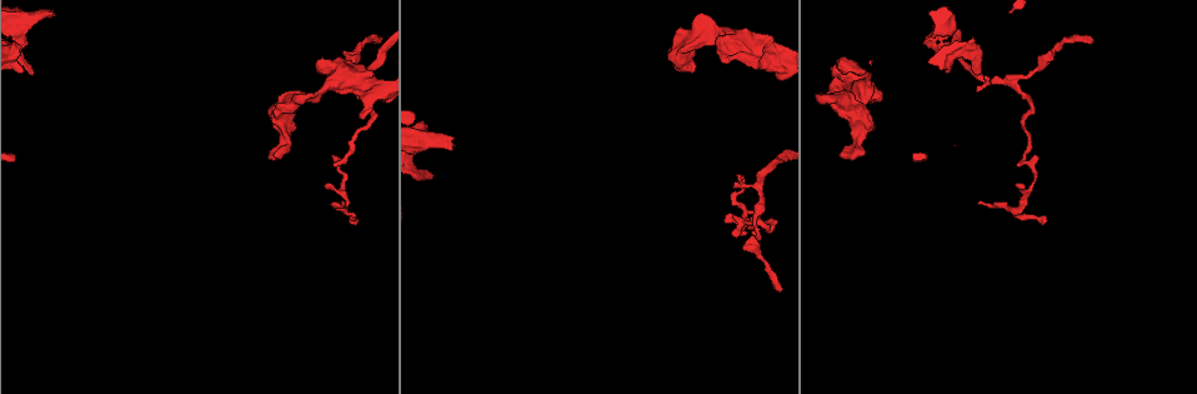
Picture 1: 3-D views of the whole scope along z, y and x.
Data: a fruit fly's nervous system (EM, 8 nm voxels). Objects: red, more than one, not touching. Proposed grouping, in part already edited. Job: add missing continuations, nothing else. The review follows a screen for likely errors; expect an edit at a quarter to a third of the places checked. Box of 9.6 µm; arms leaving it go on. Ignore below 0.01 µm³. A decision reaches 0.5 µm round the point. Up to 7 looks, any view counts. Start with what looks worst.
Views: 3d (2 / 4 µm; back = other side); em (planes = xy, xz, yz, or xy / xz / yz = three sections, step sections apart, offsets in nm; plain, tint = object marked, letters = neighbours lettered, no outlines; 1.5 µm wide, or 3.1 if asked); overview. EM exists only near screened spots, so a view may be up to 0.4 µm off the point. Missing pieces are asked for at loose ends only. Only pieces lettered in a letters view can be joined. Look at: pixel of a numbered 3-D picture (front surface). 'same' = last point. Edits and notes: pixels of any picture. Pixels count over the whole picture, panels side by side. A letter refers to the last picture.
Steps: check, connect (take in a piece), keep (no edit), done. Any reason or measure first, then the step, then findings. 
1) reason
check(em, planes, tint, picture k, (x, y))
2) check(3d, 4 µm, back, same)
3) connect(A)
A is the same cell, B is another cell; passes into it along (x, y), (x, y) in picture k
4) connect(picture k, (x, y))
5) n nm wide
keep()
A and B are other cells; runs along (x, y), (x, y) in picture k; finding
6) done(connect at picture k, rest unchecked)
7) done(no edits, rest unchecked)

free end
check(em, planes, tint, picture 1, (274, 155))

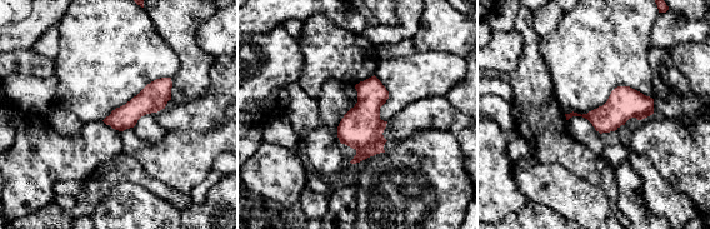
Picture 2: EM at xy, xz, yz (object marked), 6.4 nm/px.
check(em, planes, letters, same)

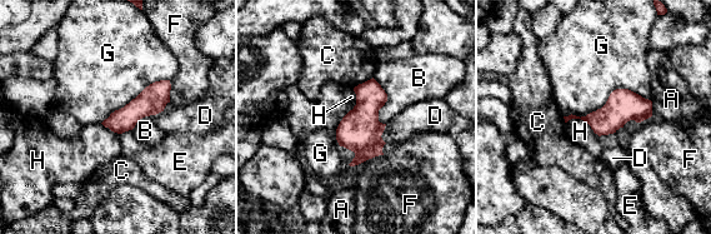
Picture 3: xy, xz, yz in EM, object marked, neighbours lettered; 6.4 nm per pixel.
keep()
A, B, C, D, E, F, G and H are other cells; border along (651, 100), (615, 89), (564, 116) in picture 3; no lettered piece goes on from it

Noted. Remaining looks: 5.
thin end
check(3d, 2 µm, picture 1, (1094, 42))

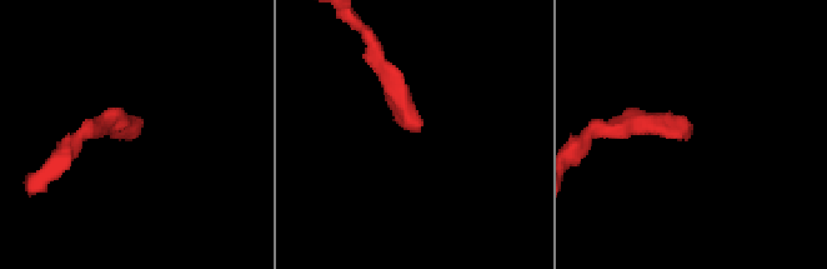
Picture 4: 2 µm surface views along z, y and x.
check(em, yz, step 4, tint, picture 4, (689, 136))

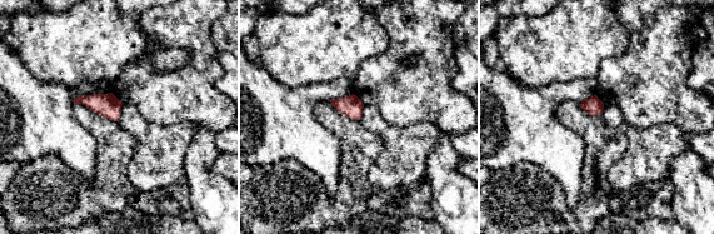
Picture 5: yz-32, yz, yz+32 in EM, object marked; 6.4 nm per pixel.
another direction
check(em, xy, step 8, letters, same)

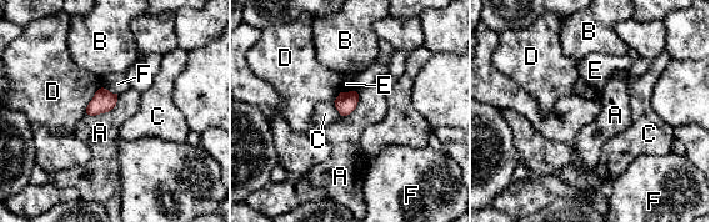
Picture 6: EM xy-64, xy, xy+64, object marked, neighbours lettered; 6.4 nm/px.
keep()
A, B, C, D, E and F are other cells; border along (118, 95), (110, 110), (86, 114) in picture 6; none of them fits

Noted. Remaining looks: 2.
done(no edits, rest unchecked)

